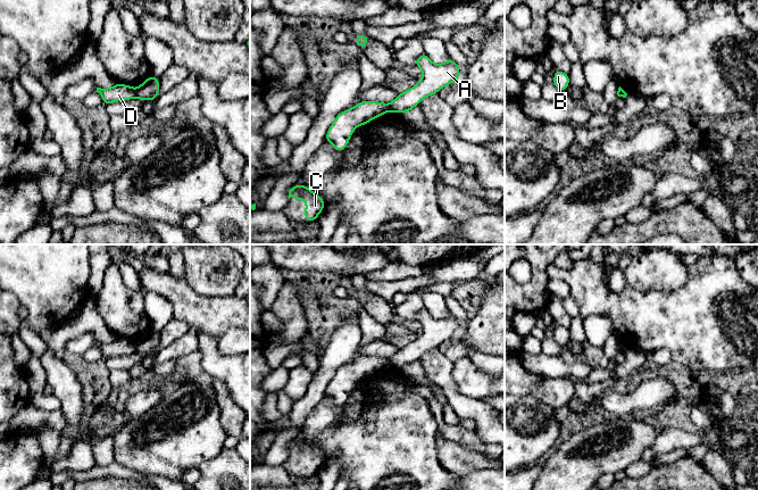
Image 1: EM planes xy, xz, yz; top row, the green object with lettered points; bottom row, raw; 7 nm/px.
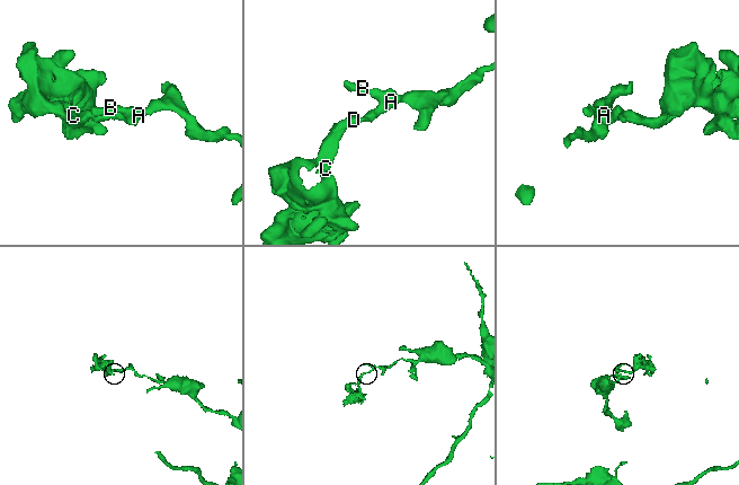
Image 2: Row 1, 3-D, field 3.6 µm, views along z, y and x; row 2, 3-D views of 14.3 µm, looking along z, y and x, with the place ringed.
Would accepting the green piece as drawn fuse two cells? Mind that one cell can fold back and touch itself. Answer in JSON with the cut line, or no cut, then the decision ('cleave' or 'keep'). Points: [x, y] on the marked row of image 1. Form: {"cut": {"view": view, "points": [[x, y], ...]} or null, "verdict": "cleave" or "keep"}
{"cut": {"view": "xy", "points": [[133, 89], [136, 96]]}, "verdict": "cleave"}

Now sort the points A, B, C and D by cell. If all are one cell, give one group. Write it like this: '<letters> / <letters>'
A B / C D

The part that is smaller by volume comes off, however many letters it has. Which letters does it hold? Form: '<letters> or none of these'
C, D

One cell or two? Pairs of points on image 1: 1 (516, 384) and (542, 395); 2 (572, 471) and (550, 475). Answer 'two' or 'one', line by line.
1: one
2: one

